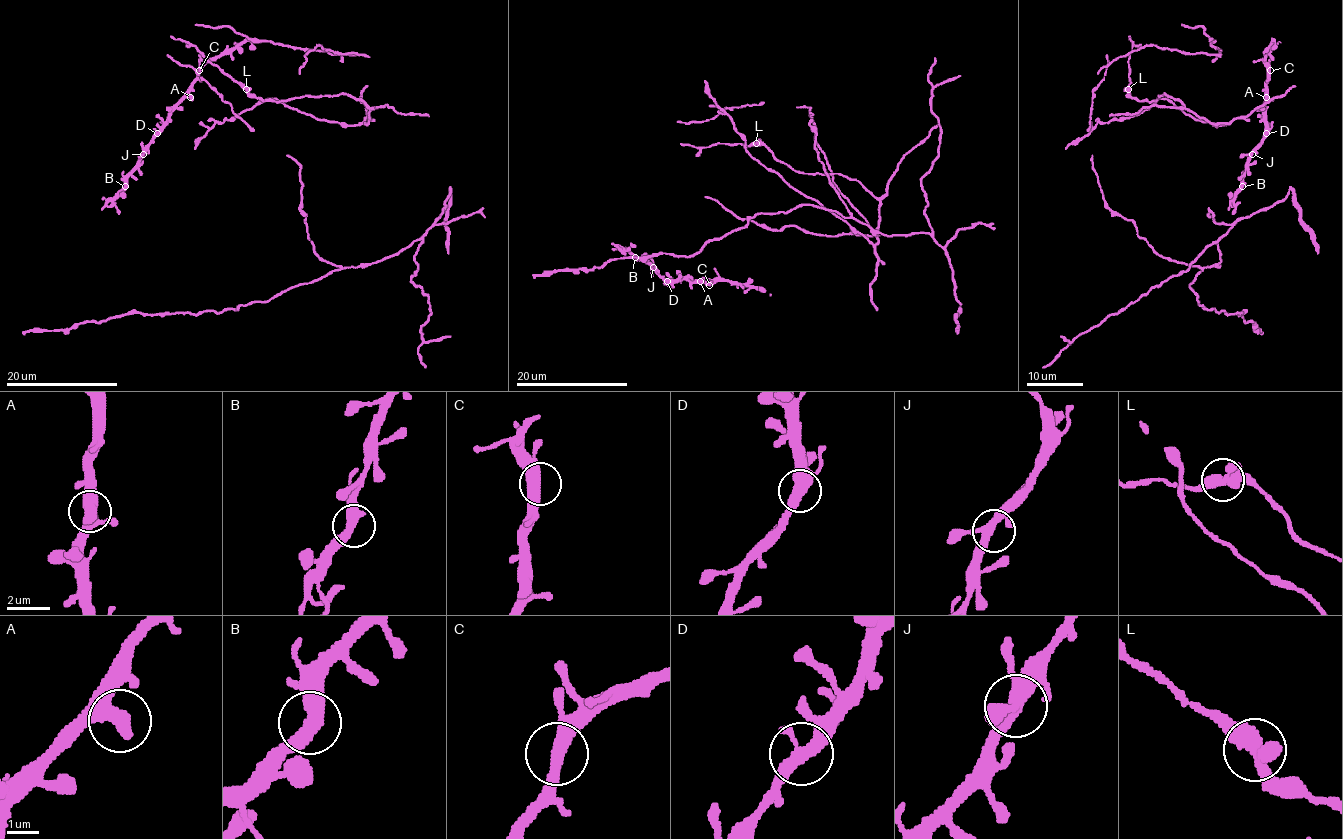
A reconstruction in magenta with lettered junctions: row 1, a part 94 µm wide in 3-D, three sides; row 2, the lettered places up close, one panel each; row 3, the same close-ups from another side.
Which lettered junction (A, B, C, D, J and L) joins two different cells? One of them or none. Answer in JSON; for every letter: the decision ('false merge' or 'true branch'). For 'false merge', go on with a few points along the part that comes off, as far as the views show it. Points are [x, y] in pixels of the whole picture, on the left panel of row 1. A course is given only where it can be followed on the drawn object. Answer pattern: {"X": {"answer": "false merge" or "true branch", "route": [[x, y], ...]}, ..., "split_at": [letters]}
{"A": {"answer": "true branch"}, "B": {"answer": "true branch"}, "C": {"answer": "true branch"}, "D": {"answer": "true branch"}, "J": {"answer": "true branch"}, "L": {"answer": "true branch"}, "split_at": []}

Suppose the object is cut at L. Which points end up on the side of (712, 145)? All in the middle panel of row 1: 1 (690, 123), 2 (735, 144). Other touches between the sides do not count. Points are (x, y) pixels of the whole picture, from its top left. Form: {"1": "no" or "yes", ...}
{"1": "no", "2": "yes"}

